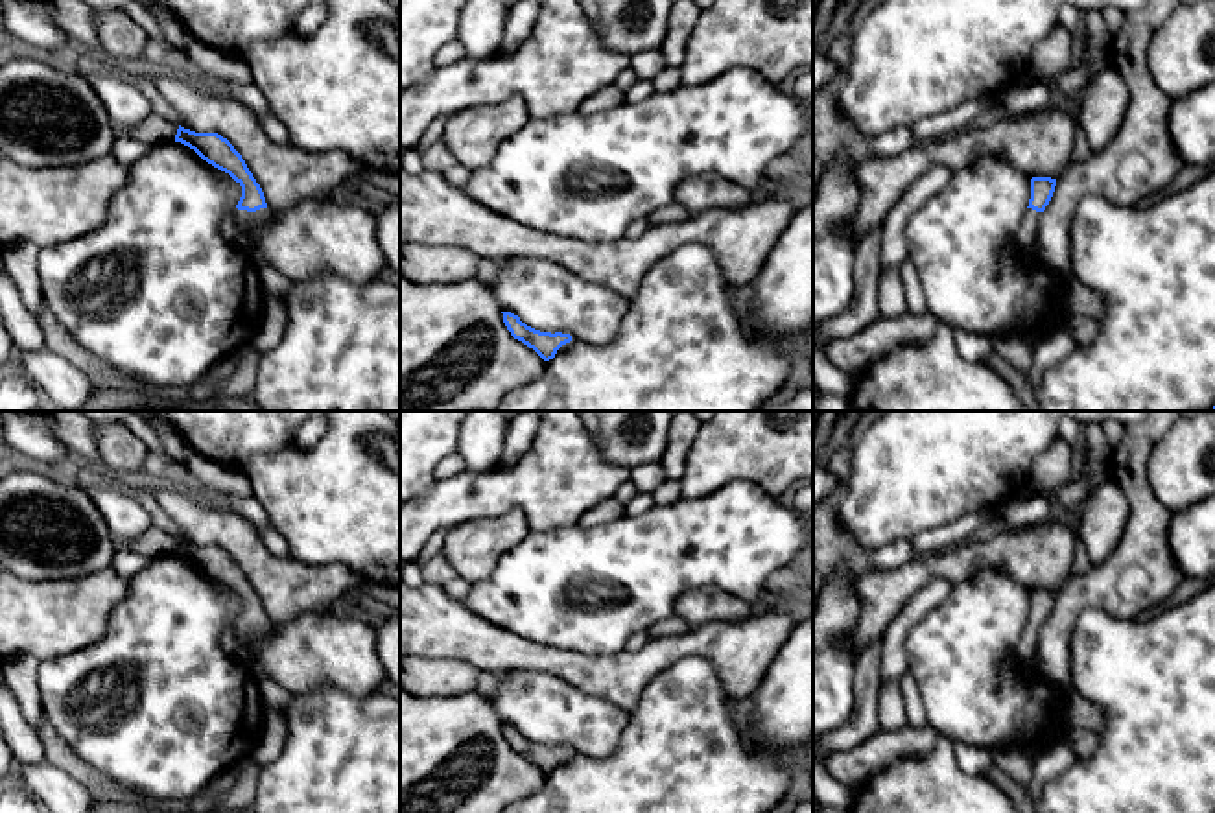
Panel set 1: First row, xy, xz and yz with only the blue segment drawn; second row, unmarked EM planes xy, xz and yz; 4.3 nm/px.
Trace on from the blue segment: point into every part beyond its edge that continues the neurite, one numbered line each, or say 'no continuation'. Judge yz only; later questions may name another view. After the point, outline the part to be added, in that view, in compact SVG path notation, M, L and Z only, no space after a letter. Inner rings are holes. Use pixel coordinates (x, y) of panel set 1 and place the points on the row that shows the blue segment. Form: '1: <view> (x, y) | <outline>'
1: yz (1026, 236) | M1027 208L1016 230L1016 238L1014 238L1016 247L1020 254L1029 260L1036 256L1036 230L1038 230L1040 216L1042 212Z

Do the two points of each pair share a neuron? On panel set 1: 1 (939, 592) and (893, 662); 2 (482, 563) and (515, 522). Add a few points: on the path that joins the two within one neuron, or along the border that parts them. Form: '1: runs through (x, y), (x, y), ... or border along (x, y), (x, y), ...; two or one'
1: runs through (920, 605), (898, 627), (893, 644); one
2: runs through (483, 553), (506, 531); one

